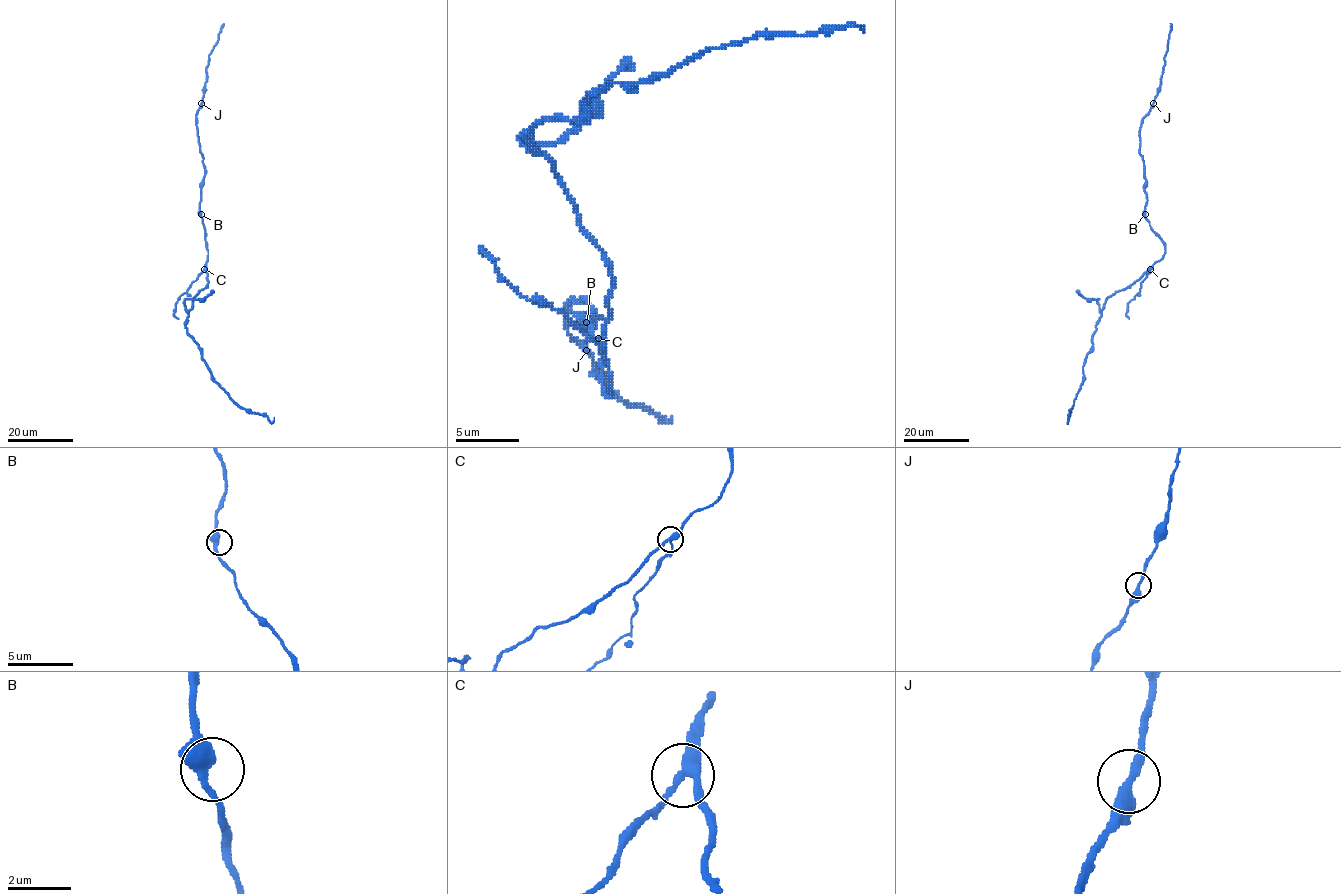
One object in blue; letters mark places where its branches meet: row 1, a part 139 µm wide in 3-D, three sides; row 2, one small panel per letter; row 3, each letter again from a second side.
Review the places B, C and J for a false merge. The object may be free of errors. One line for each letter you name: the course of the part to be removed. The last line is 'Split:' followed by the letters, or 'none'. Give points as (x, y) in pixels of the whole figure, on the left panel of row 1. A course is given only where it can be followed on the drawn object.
C: Course of the part to remove: (205, 268), (176, 303), (174, 314), (178, 319)
Split: C

